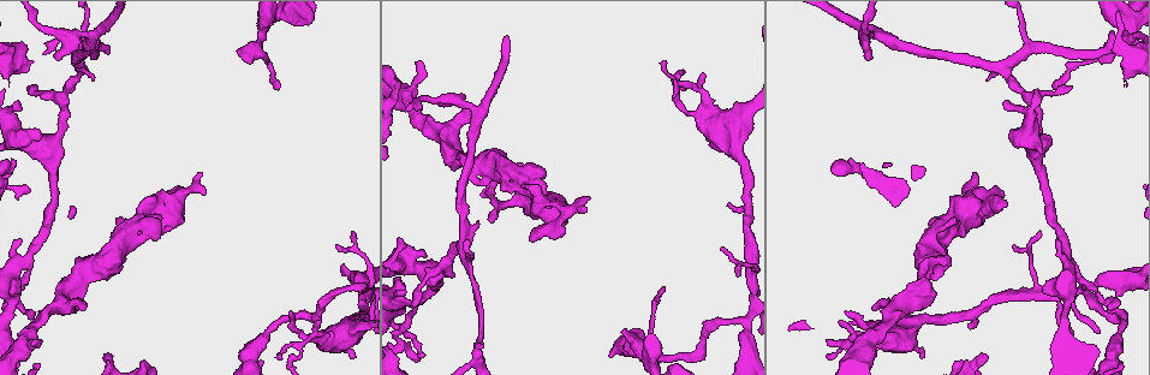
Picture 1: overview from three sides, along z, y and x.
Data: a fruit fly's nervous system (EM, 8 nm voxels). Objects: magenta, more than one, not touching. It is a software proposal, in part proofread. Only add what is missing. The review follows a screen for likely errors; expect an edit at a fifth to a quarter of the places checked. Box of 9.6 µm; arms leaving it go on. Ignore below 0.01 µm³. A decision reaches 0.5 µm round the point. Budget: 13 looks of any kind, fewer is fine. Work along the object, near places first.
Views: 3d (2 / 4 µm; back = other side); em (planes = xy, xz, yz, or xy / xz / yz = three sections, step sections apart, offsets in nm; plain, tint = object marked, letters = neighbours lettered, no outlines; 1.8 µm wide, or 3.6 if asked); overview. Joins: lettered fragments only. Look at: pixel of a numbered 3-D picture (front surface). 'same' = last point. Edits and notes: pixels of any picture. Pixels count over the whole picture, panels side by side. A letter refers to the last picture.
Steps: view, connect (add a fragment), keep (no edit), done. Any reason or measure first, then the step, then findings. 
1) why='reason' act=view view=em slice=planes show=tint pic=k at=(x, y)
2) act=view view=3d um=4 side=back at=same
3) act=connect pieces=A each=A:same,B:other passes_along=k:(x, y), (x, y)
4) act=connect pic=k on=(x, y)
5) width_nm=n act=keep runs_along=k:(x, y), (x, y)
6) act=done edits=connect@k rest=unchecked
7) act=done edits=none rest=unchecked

why='thin end' act=view view=em slice=planes show=letters pic=1 at=(735, 274)

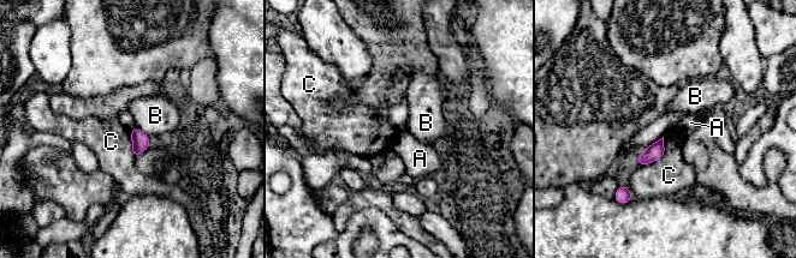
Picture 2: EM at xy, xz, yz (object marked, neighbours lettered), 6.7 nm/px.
width_nm=80 act=keep each=A:other,B:other,C:other border=2:(664, 137), (665, 152), (636, 164) found='none of them fits'

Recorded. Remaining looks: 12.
why='branch stops here' act=view view=3d um=2 pic=1 at=(965, 193)

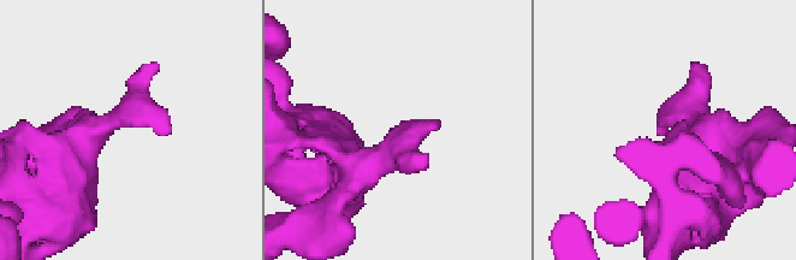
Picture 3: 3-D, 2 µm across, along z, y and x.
why='shape alone is not enough' act=view view=em slice=yz step=8 show=tint pic=3 at=(661, 134)

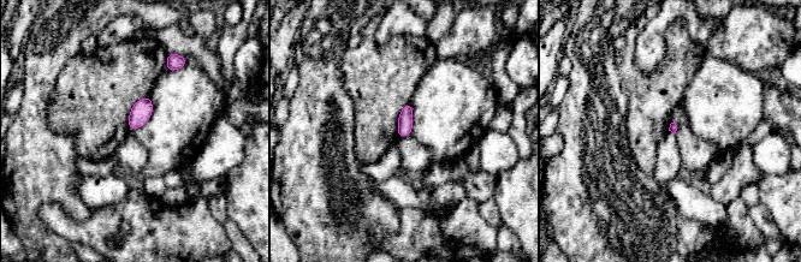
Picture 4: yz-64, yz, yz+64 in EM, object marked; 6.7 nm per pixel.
act=view view=em slice=yz step=8 show=letters at=same

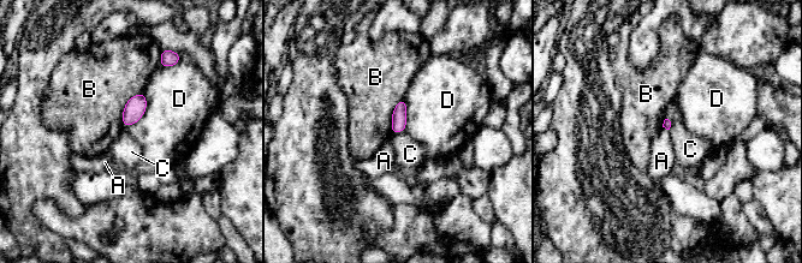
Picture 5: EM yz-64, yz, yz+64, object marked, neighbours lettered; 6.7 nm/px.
act=keep each=A:other,B:other,C:other,D:other border=5:(404, 129), (392, 133) found='none of them fits'

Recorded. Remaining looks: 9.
why='narrows sharply' act=view view=em slice=planes show=letters pic=1 at=(141, 238)

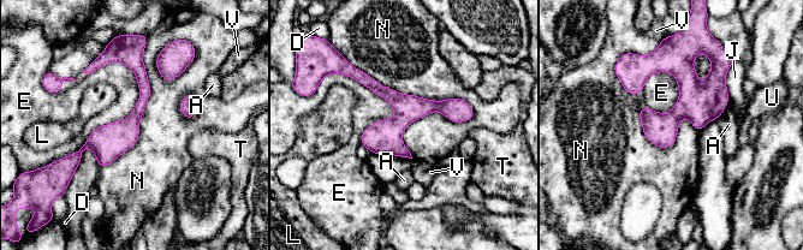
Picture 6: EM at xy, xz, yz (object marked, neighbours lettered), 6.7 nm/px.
act=keep each=A:other,D:other,E:other,J:other,L:other,N:other,T:other,U:other,V:other found='none of them fits'

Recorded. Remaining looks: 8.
why='free end' act=view view=3d um=2 pic=1 at=(830, 346)

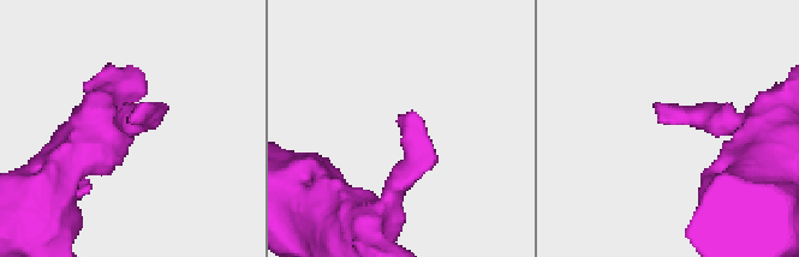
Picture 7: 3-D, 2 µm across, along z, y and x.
why='shape alone is not enough' act=view view=em slice=xy step=16 show=tint pic=7 at=(400, 118)

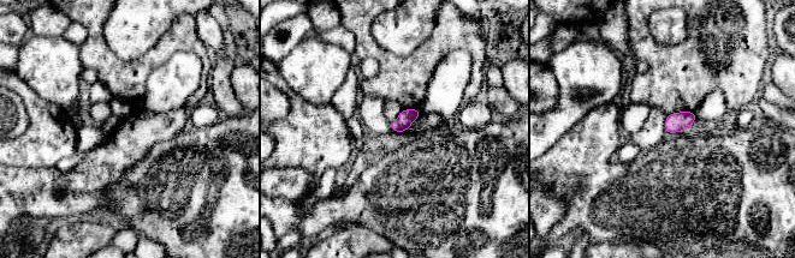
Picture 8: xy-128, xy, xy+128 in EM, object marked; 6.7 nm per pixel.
why='cut it another way' act=view view=em slice=planes show=letters at=same

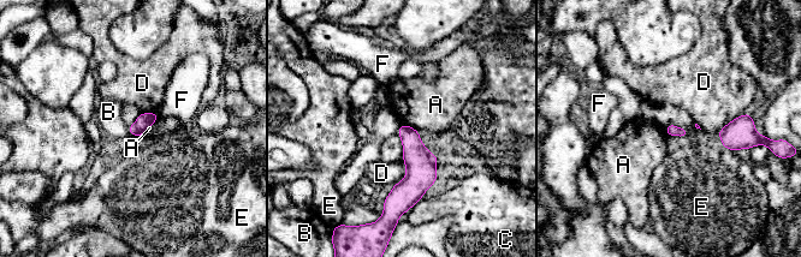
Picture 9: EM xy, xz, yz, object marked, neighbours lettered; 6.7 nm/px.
longest_contact=D:260nm act=keep each=A:other,B:other,C:other,D:other,E:other,F:other border=9:(401, 124), (396, 132) found='none of them fits'

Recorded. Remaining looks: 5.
why='tapers out' act=view view=em slice=yz step=16 show=letters pic=1 at=(663, 289)

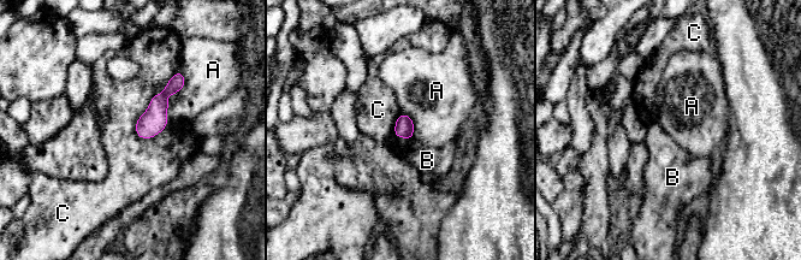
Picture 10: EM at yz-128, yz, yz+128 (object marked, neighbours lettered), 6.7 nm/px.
act=keep each=A:other,B:other,C:other border=10:(395, 135), (414, 139) found='none of them fits'

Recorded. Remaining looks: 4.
act=done edits=none rest=unchecked

